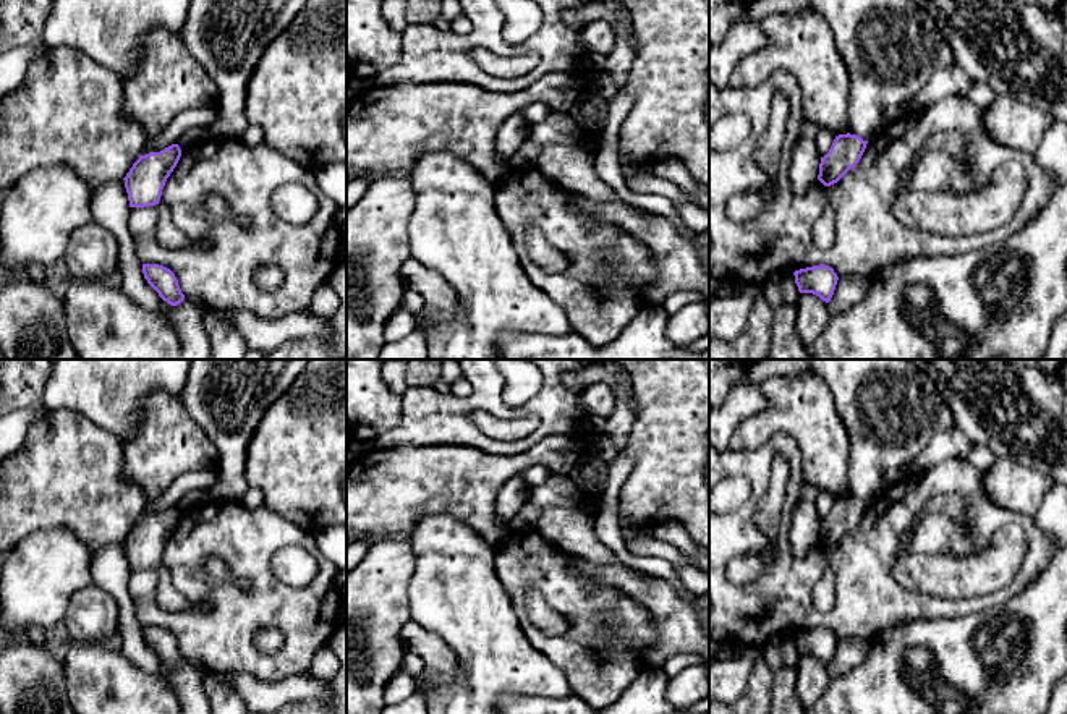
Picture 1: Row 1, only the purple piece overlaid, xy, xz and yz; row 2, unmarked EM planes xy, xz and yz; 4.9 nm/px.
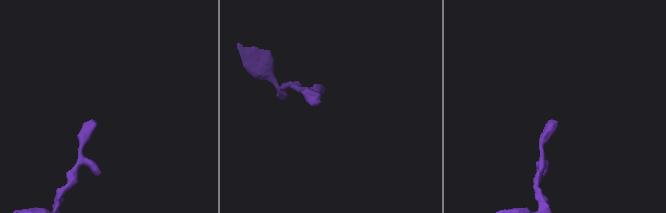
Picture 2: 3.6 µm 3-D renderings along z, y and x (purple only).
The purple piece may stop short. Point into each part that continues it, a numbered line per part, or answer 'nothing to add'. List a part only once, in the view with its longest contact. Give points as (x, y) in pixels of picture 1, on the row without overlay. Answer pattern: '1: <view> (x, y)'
nothing to add

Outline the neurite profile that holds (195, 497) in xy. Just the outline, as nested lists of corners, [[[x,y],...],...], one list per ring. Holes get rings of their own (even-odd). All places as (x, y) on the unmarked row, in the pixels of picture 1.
[[[191,491],[178,500],[176,507],[183,513],[188,508],[196,507],[199,504],[206,504],[209,500],[212,500],[210,495],[209,495],[209,491]]]

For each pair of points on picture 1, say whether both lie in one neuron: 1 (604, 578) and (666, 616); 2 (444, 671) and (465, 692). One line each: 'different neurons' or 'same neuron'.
1: same neuron
2: different neurons

